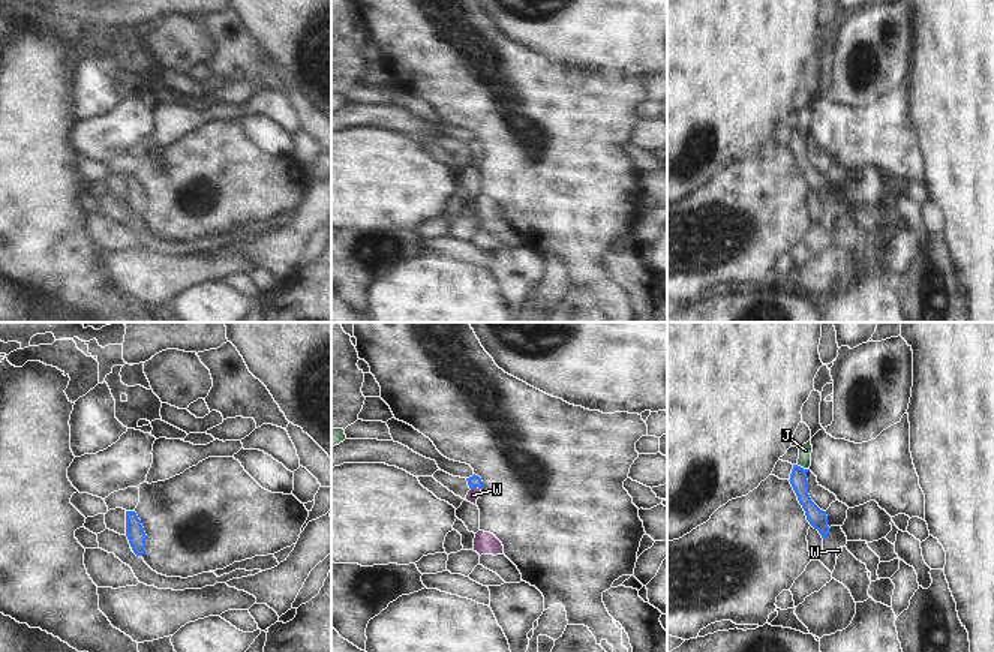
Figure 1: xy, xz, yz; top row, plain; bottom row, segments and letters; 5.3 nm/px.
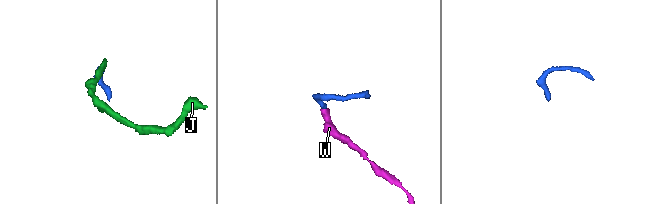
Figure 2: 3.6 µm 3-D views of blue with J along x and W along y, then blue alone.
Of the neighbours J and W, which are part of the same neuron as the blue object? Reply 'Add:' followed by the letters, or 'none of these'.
Add: W

